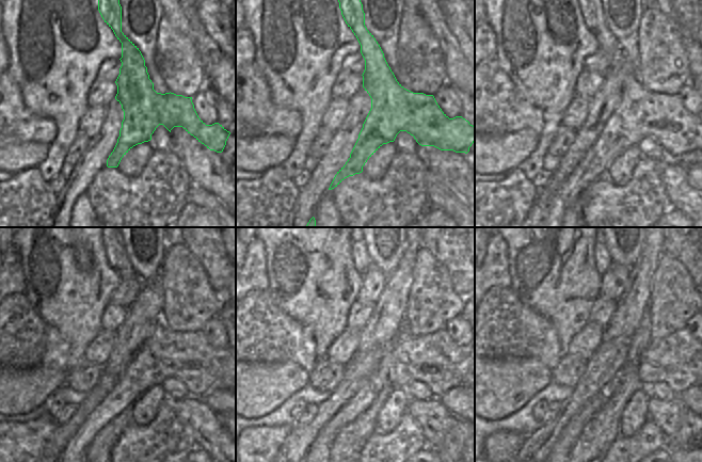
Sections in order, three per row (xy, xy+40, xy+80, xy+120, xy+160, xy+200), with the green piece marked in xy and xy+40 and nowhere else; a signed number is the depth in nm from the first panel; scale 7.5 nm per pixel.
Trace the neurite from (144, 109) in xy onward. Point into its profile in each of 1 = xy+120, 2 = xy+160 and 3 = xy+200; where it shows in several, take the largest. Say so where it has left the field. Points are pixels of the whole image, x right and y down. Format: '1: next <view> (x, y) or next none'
1: next xy+120 (188, 356)
2: next xy+160 (435, 360)
3: next xy+200 (680, 360)

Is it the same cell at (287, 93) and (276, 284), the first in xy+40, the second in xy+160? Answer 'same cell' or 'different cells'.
same cell

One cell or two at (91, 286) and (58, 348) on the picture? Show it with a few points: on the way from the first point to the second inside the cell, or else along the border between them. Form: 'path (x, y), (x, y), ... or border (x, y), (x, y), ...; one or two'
border (45, 321), (67, 344), (68, 363); two

